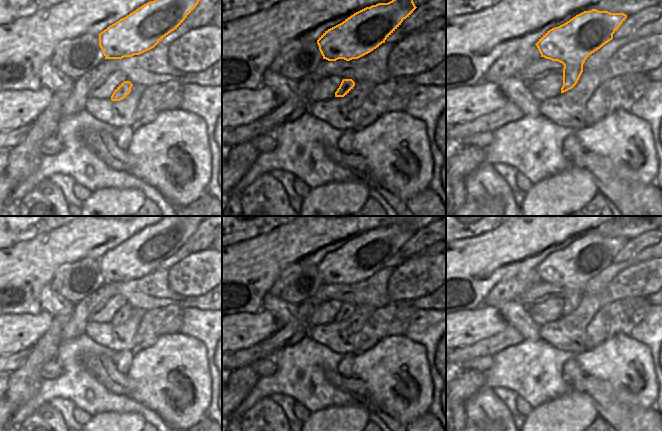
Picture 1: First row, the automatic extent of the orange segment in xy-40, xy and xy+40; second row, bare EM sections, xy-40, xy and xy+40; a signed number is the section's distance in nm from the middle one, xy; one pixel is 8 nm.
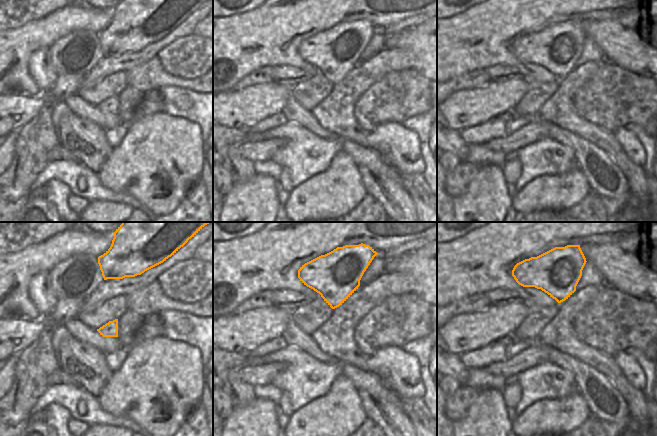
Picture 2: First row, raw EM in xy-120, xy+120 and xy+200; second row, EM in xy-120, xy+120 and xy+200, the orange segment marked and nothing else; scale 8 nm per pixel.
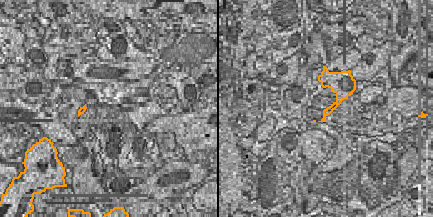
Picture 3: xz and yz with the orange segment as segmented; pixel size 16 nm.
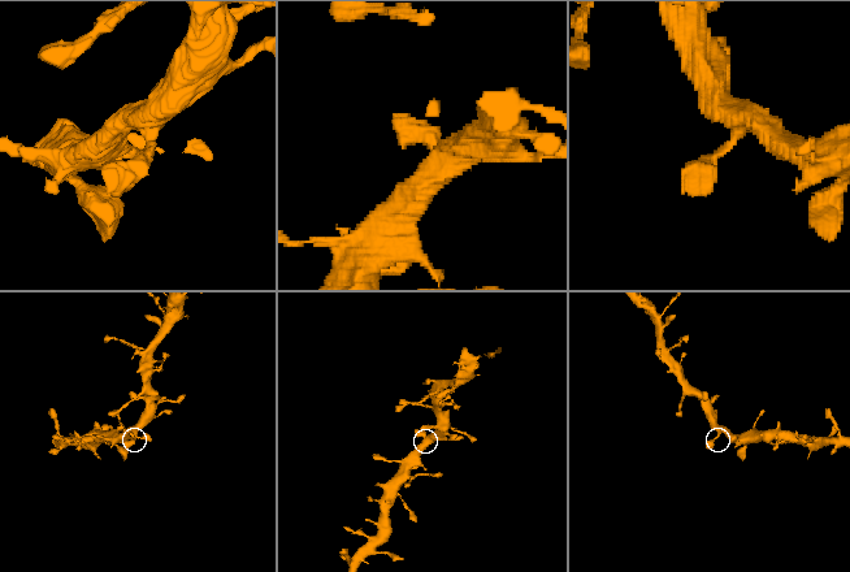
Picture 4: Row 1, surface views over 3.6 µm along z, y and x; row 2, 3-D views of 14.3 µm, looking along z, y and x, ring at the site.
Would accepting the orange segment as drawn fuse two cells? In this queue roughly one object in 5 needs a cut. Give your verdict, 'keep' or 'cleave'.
keep

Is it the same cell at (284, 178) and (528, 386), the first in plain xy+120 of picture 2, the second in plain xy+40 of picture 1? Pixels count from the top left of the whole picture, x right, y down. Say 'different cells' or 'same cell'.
different cells

